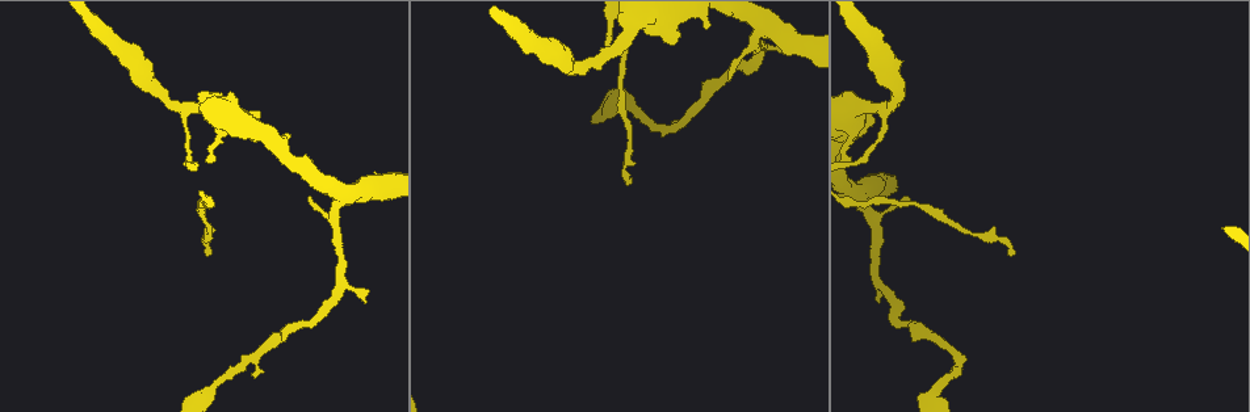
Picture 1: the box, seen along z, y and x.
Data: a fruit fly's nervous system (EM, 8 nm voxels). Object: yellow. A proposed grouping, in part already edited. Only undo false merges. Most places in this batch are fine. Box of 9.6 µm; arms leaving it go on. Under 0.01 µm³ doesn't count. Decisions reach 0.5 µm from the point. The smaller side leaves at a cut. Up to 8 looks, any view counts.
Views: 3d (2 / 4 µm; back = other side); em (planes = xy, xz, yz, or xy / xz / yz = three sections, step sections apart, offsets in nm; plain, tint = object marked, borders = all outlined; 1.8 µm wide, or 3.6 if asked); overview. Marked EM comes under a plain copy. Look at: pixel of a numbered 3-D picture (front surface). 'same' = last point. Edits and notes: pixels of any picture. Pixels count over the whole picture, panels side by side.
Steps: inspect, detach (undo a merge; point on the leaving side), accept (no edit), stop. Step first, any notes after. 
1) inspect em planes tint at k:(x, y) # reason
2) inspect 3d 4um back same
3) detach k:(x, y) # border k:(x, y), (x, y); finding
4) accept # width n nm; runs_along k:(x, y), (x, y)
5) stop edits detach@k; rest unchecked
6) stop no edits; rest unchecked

inspect em xz step 16 tint at 1:(760, 24) # three-way junction

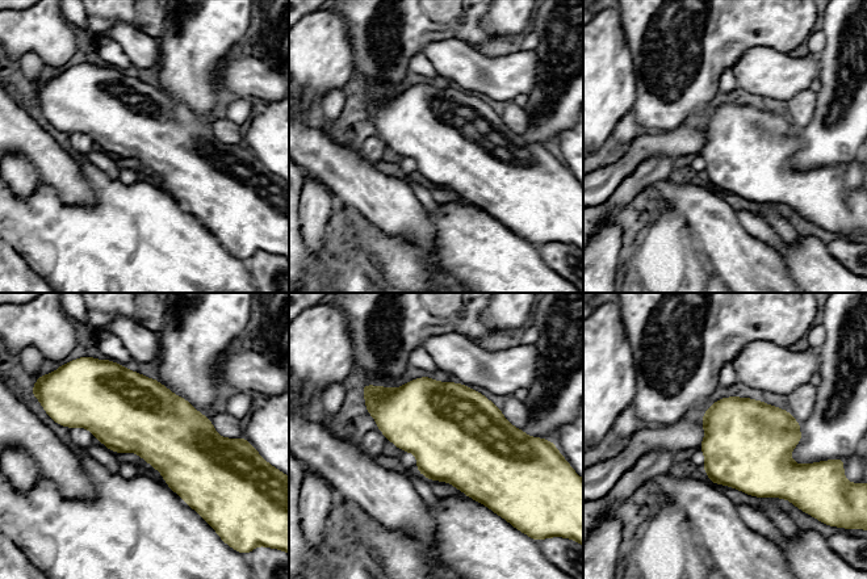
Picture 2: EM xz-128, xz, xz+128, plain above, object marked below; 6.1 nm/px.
accept # continuous, no second cell

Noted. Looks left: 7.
inspect 3d 4um at 1:(636, 22) # sudden change in width

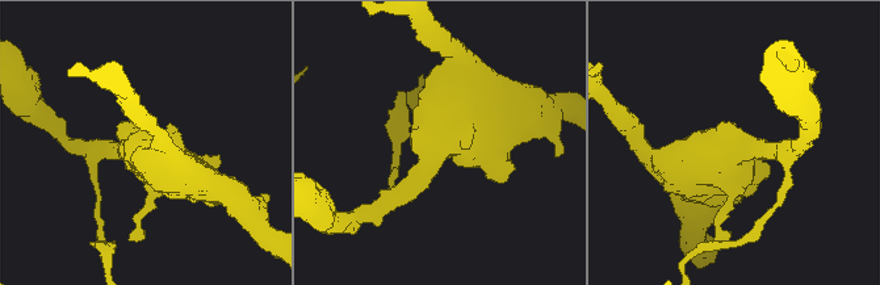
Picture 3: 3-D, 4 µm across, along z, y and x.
inspect em 3.6um planes tint at 3:(729, 147)

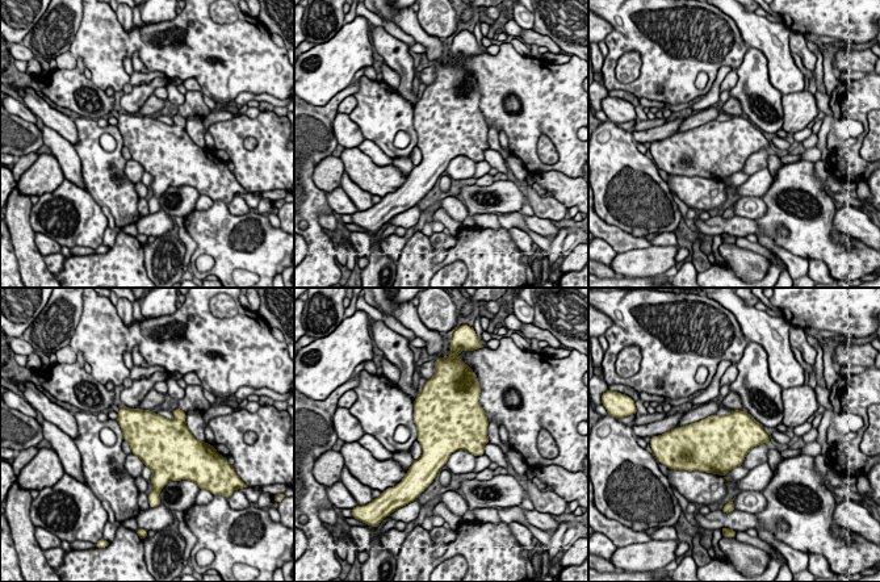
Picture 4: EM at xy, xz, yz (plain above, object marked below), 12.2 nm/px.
accept # one cell here

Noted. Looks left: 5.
inspect em planes tint at 1:(150, 85) # sudden change in width

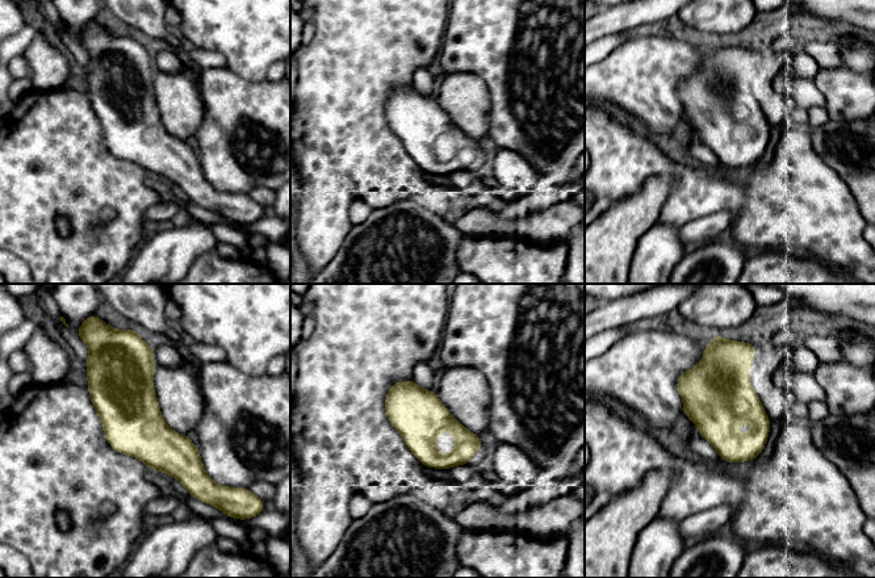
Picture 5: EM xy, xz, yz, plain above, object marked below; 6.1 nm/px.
accept # width 320 nm; one cell here

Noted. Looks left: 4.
stop no edits; rest unchecked

